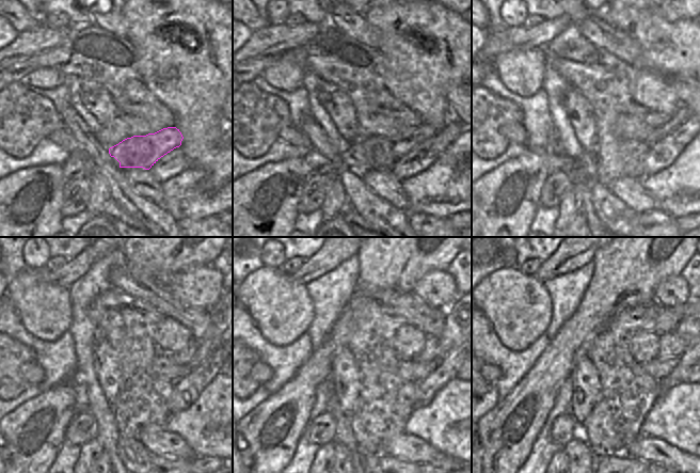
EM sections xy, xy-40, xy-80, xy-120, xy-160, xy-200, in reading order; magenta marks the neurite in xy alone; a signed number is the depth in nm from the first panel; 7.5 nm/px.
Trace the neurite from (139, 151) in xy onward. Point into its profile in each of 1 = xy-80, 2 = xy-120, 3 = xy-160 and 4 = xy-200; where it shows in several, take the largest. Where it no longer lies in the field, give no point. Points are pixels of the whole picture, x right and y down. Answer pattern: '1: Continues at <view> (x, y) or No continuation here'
1: Continues at xy-80 (683, 111)
2: Continues at xy-120 (210, 341)
3: Continues at xy-160 (449, 339)
4: Continues at xy-200 (688, 329)

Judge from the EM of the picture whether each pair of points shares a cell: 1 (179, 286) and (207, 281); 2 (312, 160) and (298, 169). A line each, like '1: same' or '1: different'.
1: same
2: different

